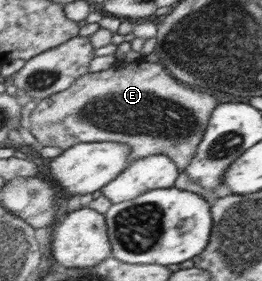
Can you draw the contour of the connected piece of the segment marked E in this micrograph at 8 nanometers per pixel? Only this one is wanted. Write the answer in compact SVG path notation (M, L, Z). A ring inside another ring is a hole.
M116 60L110 68L81 76L68 90L59 92L37 102L37 106L28 114L27 127L38 140L39 146L58 146L64 150L75 144L93 142L117 142L131 148L129 164L150 155L163 154L173 160L178 169L182 169L194 156L196 145L202 138L210 113L216 106L216 100L208 94L194 92L184 83L178 84L168 76L168 70L158 62L143 60L138 64L126 64Z

